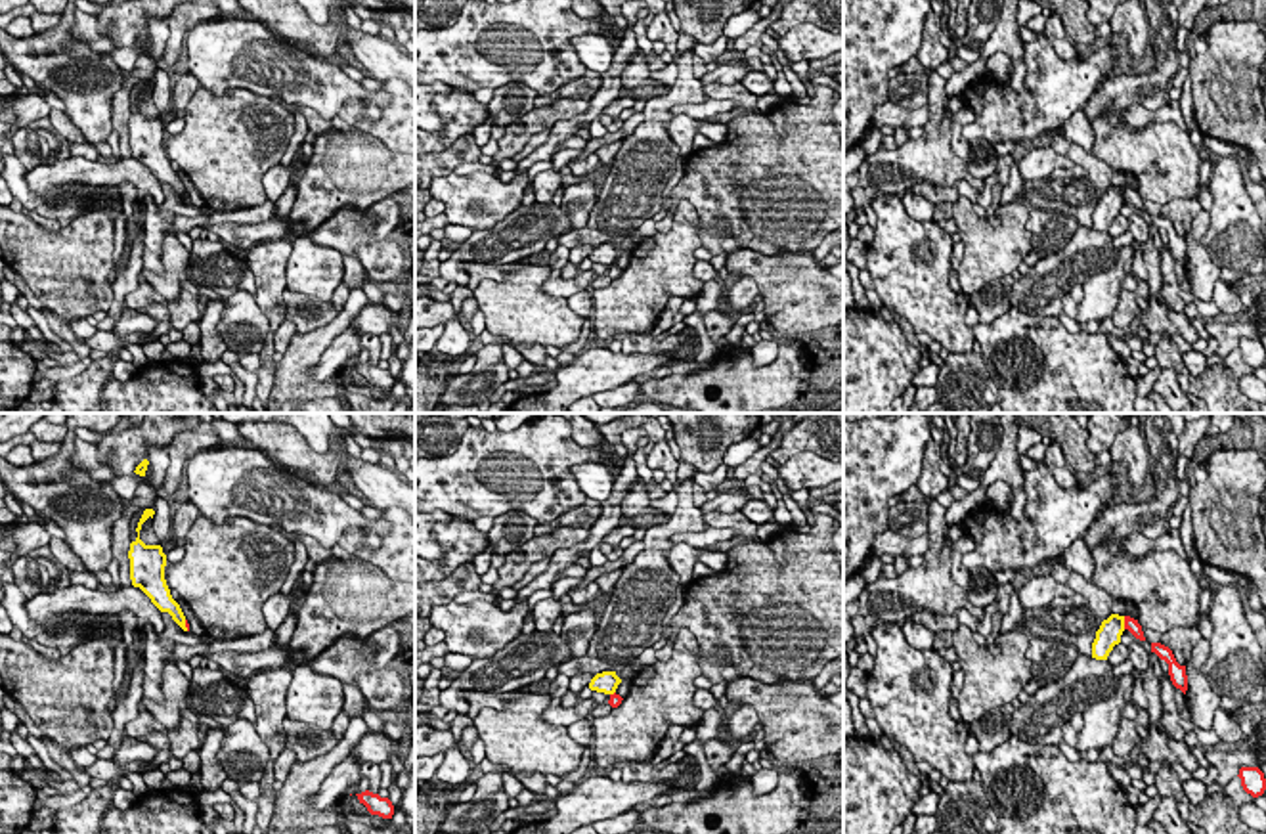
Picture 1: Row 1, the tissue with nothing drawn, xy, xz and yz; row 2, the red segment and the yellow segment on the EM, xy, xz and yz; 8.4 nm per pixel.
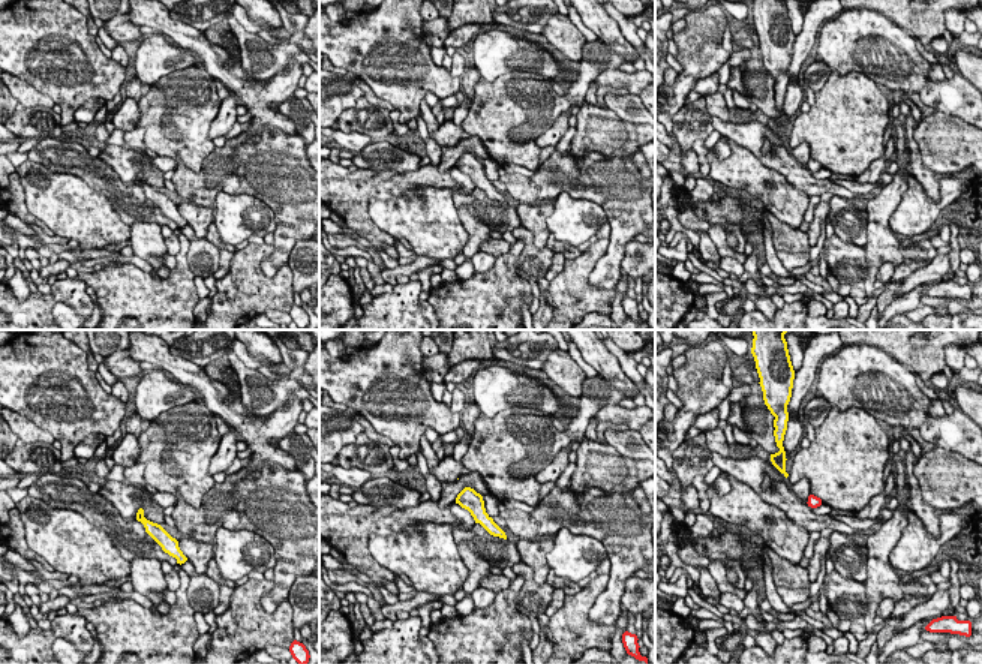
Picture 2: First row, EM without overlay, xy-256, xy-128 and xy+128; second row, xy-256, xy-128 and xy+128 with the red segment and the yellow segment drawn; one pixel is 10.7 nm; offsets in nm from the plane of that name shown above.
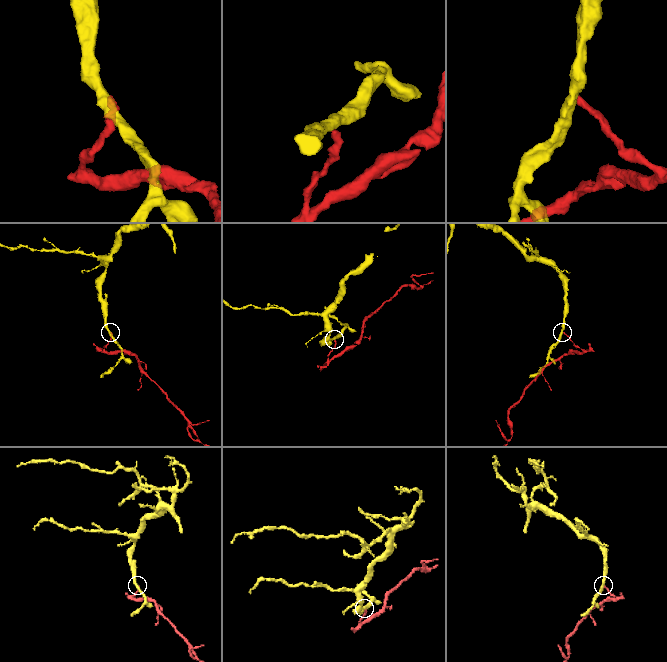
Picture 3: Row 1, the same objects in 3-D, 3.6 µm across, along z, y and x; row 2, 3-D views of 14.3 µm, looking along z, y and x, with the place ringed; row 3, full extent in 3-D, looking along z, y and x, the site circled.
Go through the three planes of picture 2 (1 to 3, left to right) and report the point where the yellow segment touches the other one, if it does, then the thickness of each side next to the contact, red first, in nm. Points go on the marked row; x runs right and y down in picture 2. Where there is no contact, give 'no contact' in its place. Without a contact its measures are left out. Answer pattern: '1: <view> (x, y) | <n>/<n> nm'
1: no contact
2: no contact
3: no contact

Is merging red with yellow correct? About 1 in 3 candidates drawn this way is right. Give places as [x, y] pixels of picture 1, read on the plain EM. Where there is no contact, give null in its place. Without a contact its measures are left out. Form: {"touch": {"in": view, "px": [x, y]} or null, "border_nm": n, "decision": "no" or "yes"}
{"touch": {"in": "yz", "px": [1125, 194]}, "border_nm": 110, "decision": "no"}

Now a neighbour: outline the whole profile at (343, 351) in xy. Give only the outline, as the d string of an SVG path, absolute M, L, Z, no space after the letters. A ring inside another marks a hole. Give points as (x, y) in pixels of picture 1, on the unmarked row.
M346 327L331 340L317 365L312 369L314 381L337 381L337 377L354 365L358 354L363 350L360 335L354 327Z

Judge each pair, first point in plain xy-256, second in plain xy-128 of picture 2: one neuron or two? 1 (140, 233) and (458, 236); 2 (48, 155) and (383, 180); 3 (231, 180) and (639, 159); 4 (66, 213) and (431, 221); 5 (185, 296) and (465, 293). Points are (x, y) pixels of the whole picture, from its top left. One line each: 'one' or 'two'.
1: two
2: two
3: two
4: one
5: one

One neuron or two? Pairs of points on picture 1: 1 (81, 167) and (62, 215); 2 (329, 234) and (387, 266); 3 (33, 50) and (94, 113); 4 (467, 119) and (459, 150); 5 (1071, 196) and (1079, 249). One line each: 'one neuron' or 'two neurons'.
1: two neurons
2: one neuron
3: one neuron
4: two neurons
5: two neurons

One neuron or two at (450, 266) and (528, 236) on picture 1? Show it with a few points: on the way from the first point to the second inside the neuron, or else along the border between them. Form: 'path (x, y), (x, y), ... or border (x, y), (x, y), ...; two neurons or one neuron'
path (469, 251), (509, 240); one neuron

